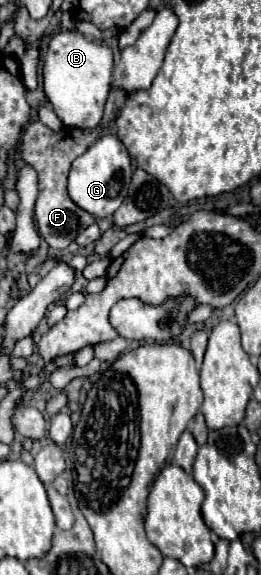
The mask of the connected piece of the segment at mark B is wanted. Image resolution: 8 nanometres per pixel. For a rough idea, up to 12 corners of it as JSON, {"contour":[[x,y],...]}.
{"contour":[[81,31],[51,37],[43,91],[65,127],[93,129],[113,49]]}

